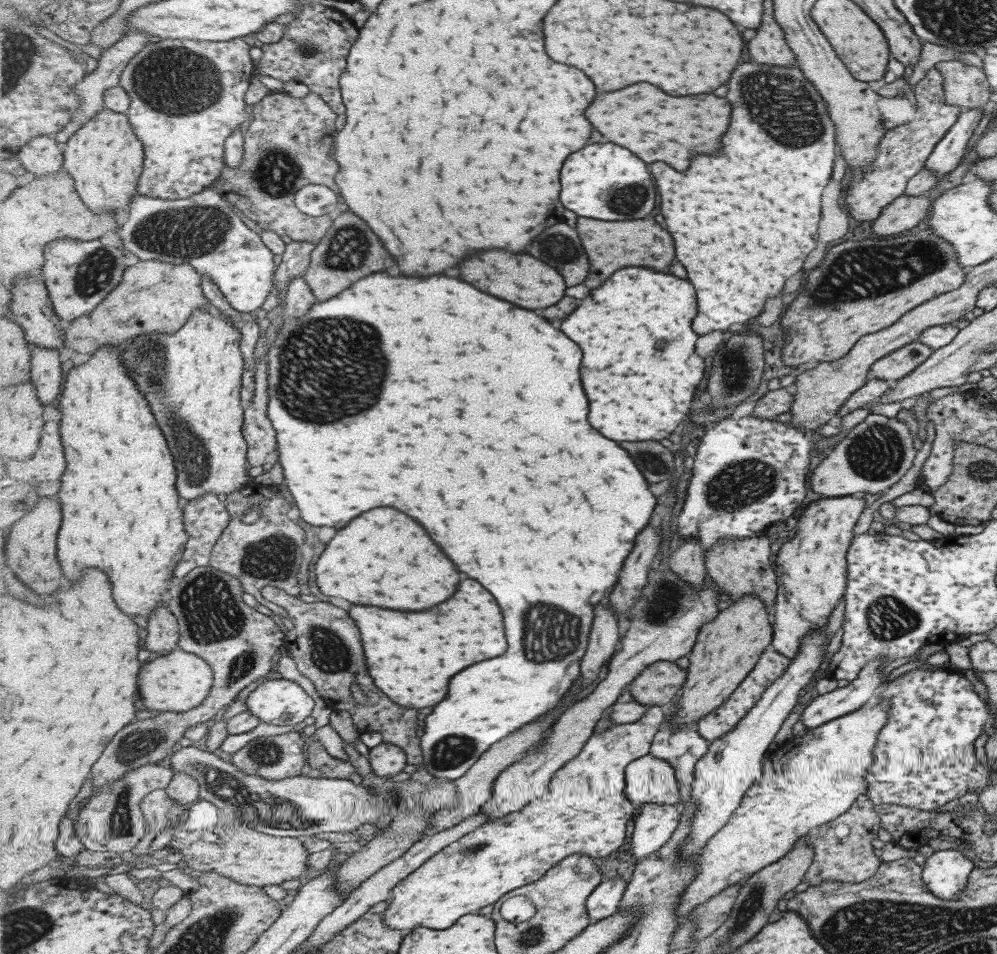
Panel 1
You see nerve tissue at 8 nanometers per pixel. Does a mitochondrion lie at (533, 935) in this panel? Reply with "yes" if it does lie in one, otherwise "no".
yes

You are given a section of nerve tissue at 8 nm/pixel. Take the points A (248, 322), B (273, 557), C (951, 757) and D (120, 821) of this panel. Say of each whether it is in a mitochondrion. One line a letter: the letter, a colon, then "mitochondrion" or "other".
A: other
B: mitochondrion
C: mitochondrion
D: mitochondrion

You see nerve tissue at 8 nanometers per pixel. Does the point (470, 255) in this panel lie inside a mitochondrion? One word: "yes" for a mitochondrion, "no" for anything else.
no

